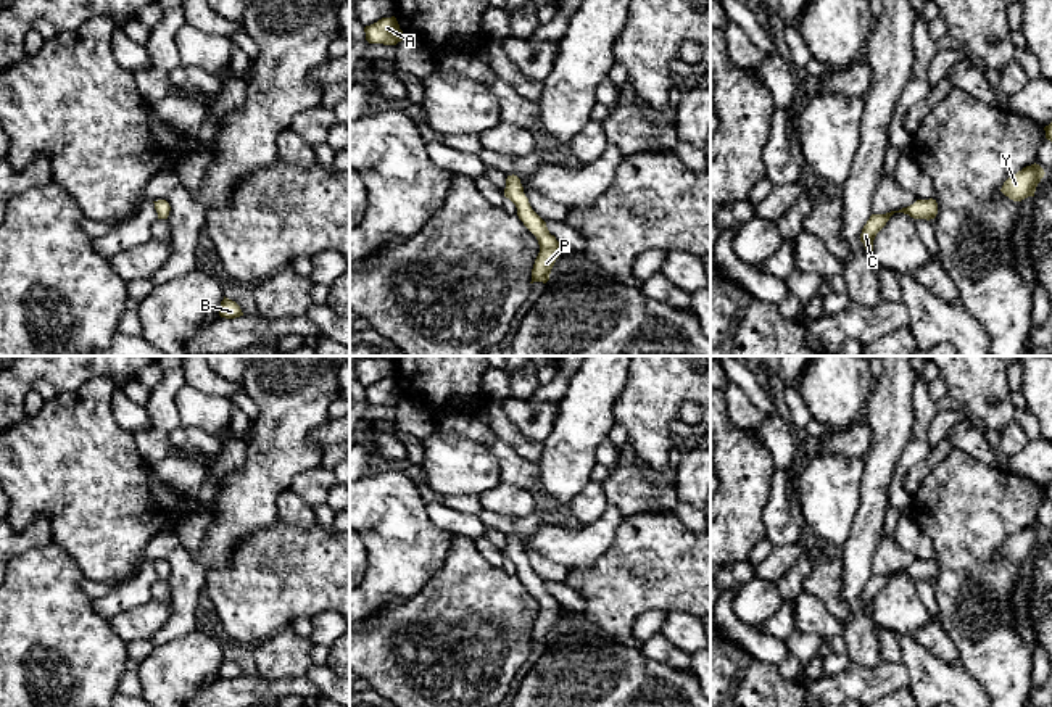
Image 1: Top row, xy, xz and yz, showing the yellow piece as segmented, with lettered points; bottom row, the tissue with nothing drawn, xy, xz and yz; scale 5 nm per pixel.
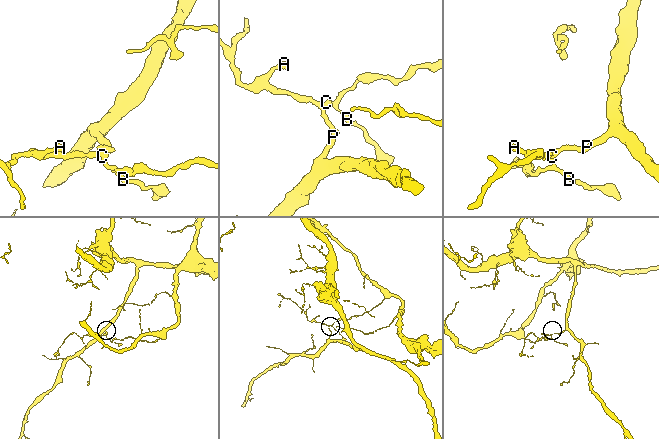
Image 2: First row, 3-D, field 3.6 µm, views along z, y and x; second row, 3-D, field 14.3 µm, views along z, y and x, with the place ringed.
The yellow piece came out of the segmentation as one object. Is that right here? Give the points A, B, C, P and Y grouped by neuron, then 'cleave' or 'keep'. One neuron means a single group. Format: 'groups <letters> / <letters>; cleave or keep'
groups A B C / P Y; cleave

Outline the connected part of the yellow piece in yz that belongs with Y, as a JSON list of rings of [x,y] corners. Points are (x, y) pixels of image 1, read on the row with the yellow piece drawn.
[[[1031,164],[1012,174],[1002,185],[1000,192],[1013,201],[1021,201],[1034,196],[1036,187],[1044,177],[1044,169],[1039,164]]]

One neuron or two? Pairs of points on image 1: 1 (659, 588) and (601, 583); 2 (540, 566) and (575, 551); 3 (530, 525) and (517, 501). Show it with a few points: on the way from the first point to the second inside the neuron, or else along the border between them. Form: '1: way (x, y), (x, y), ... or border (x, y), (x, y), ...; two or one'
1: way (645, 583), (616, 583); one
2: border (542, 524), (532, 537), (529, 548), (567, 570); two
3: border (488, 509), (506, 516), (532, 514); two

